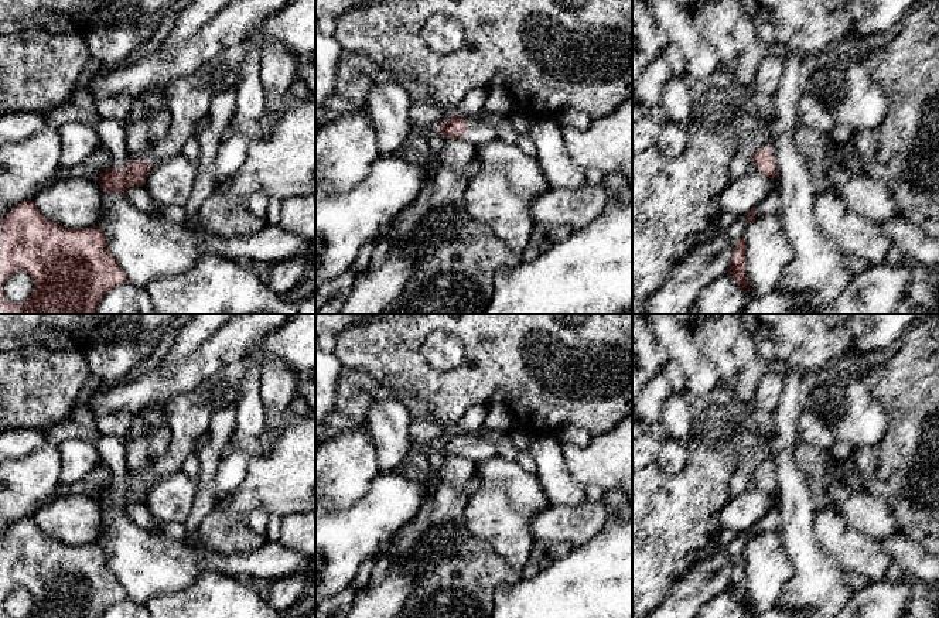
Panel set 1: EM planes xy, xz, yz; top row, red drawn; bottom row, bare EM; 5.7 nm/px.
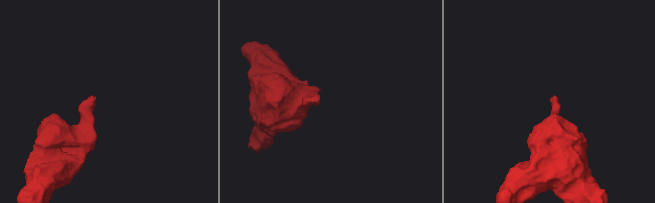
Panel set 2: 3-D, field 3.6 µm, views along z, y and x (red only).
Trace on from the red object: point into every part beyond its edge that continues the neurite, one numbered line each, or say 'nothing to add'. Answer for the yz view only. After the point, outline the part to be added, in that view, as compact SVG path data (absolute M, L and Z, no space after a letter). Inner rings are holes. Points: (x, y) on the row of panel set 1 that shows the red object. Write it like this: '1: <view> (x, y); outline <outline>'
1: yz (762, 142); outline M759 137L751 147L751 153L759 150L759 148L771 148L771 154L775 156L775 150L774 146L771 144L771 141L766 137Z

